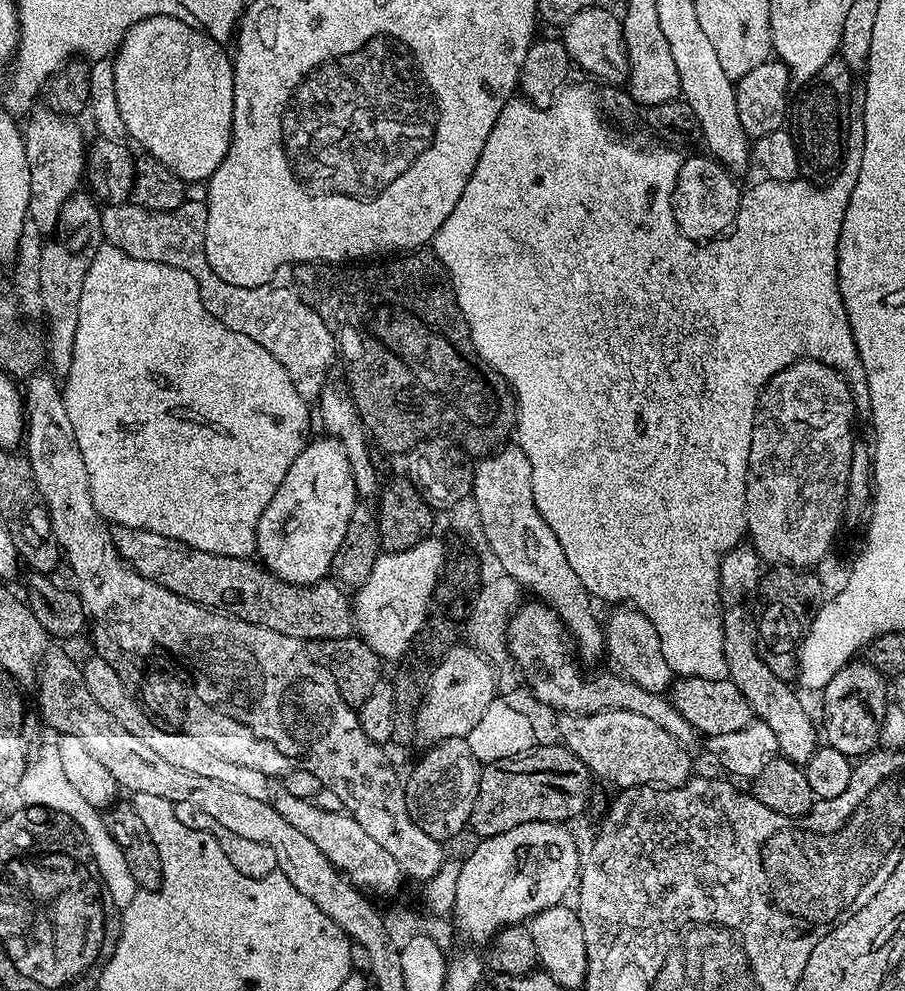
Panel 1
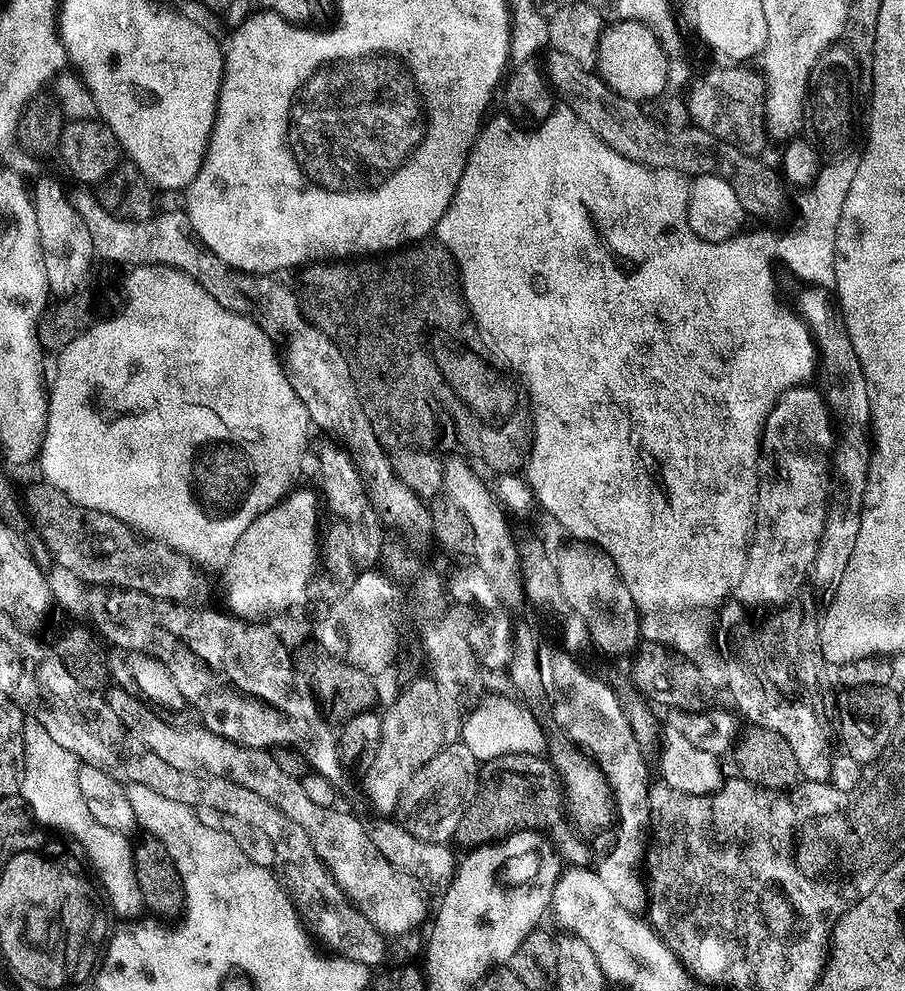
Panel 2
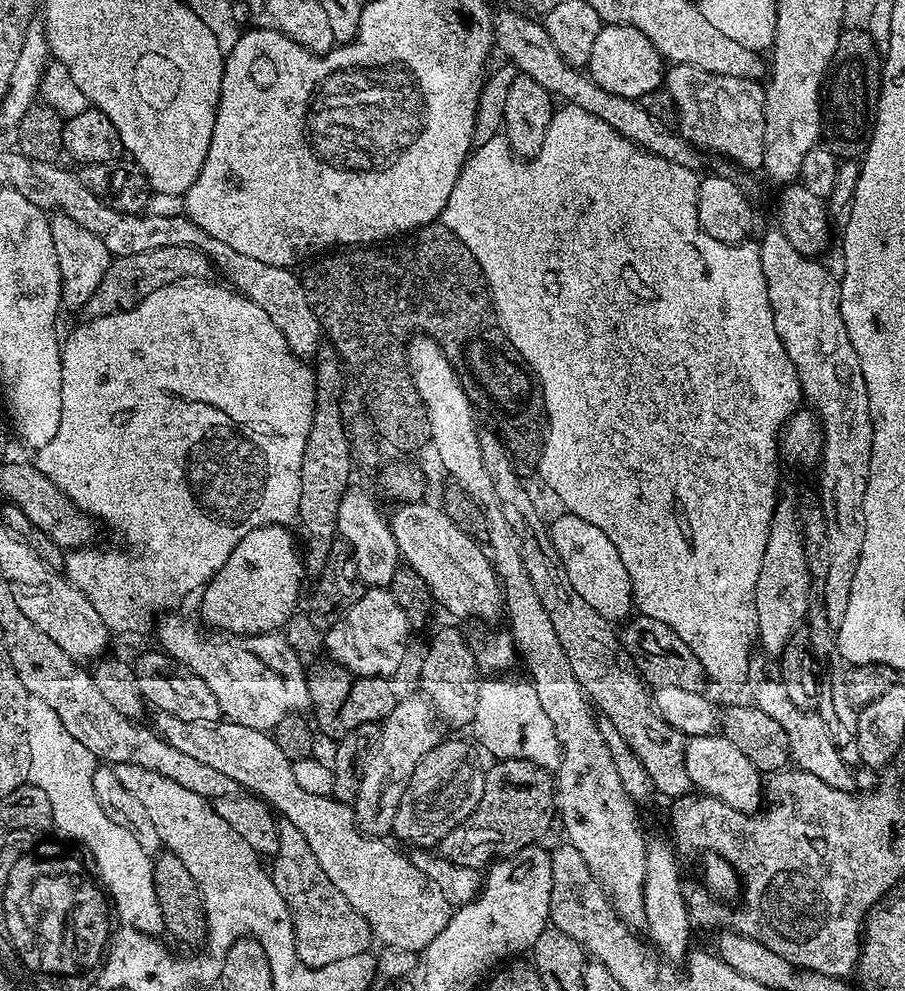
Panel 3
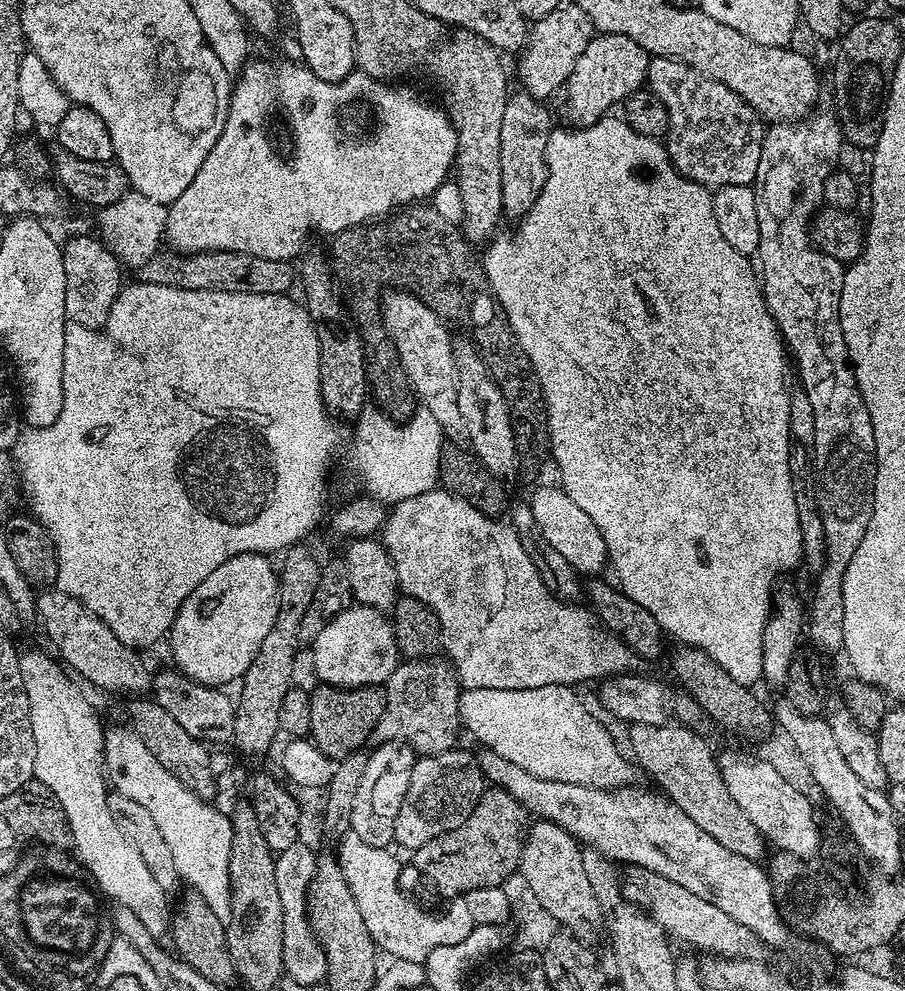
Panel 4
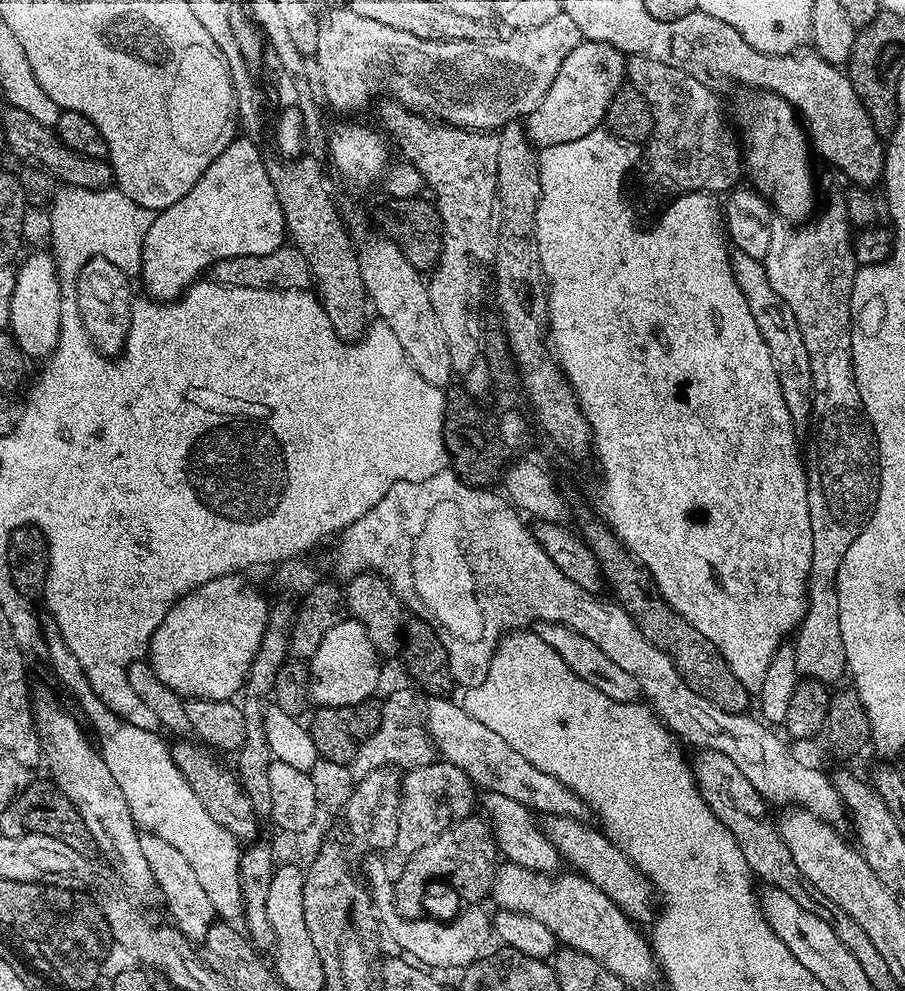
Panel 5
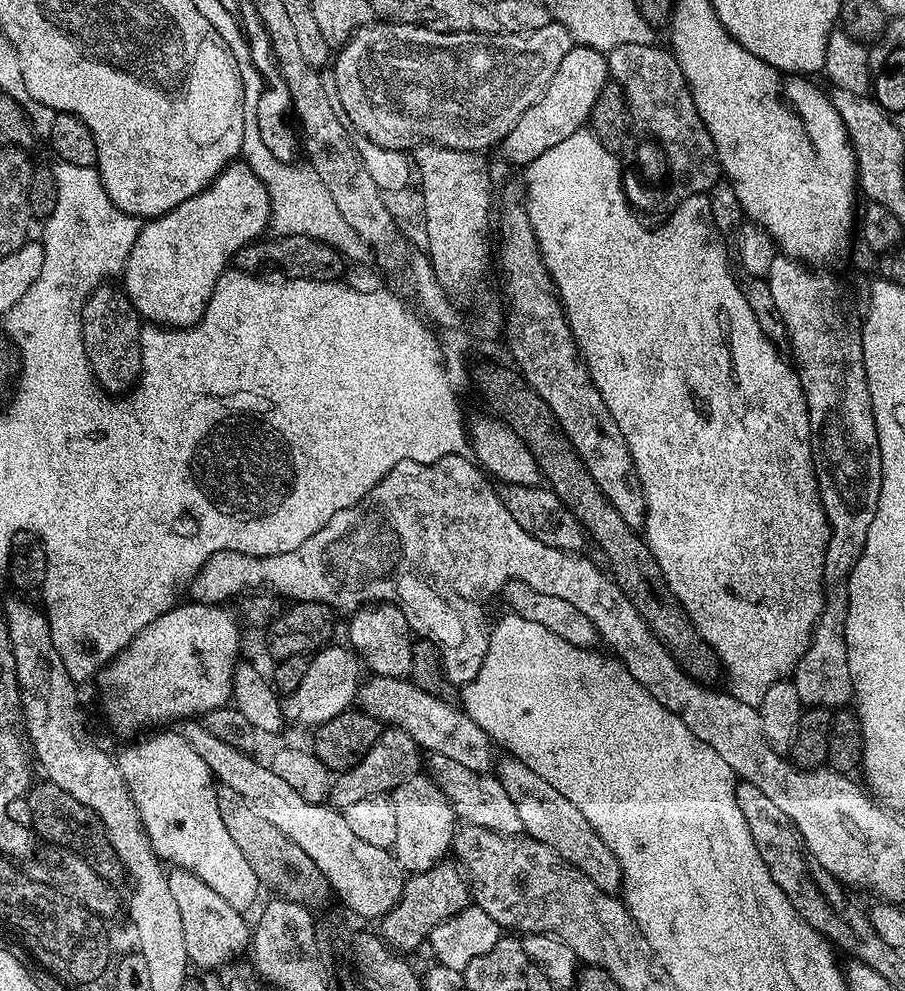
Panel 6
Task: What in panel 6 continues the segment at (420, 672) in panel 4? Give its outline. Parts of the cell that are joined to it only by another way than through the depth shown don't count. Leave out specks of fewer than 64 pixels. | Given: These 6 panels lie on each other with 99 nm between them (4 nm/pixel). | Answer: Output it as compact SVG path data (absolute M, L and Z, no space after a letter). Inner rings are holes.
M385 727L381 731L378 742L363 756L362 762L346 772L339 773L333 779L329 789L329 801L338 810L349 808L357 802L362 802L365 798L389 793L402 782L419 775L421 768L422 750L420 746L401 728Z

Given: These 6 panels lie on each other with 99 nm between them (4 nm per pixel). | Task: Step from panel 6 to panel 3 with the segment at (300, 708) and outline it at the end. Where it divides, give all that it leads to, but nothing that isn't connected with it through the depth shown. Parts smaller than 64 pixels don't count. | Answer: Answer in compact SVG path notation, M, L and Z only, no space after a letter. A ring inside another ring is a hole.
M368 588L356 596L356 607L352 608L351 615L347 616L343 623L336 625L326 652L336 663L349 668L355 676L392 678L408 652L408 632L410 633L408 615L404 613L402 606L398 606L398 602L394 602L391 591L388 588Z

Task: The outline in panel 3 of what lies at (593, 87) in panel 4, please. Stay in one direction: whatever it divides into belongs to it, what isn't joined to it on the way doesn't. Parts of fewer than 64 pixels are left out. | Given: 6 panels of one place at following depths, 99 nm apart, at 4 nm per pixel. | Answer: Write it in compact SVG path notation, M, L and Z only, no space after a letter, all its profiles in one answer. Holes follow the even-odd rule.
M604 24L598 38L594 38L594 50L590 50L586 71L602 90L639 101L641 96L657 91L665 83L666 61L642 30L634 26Z

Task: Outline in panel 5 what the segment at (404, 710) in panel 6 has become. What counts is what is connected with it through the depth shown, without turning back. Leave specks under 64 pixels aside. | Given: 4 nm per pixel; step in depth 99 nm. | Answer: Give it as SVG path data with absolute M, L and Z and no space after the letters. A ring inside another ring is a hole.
M432 698L423 709L423 720L427 724L435 751L448 763L458 766L471 778L473 785L484 792L506 794L514 802L522 802L533 813L544 816L570 816L573 820L585 819L586 805L571 792L558 778L542 774L538 766L530 766L514 746L509 746L499 734L494 734L482 722L466 714L463 703L452 701L452 698Z

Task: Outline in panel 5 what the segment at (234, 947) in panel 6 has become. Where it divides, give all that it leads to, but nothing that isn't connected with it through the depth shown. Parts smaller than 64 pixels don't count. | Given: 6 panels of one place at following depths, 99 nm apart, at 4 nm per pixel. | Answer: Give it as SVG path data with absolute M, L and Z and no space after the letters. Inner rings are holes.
M145 831L140 837L142 854L146 854L146 862L150 865L150 874L154 874L156 888L172 915L171 923L186 939L193 942L203 941L217 919L214 906L208 897L208 890L198 886L198 877L194 874L194 866L175 846L170 846L166 838L158 838L152 832Z

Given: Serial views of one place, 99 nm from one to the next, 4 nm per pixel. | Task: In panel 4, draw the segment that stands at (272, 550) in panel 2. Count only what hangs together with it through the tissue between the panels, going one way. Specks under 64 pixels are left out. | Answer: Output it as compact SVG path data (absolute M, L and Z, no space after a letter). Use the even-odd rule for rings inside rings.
M247 552L226 558L226 562L222 562L214 574L206 574L206 578L194 586L168 630L166 644L172 647L175 671L197 680L199 684L228 686L231 680L239 681L246 674L250 662L254 662L258 646L262 646L262 638L266 638L270 626L274 626L274 617L277 615L278 572L273 561L263 552Z

